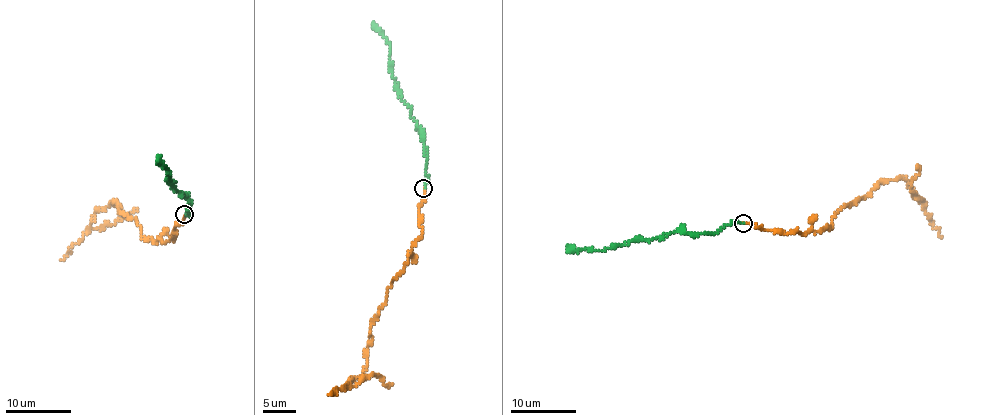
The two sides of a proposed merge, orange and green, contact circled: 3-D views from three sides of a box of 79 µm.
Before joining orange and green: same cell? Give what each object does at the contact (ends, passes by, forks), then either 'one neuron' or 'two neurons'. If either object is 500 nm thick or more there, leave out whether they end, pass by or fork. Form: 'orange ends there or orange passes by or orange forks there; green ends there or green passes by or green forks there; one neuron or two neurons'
orange ends there; green ends there; one neuron

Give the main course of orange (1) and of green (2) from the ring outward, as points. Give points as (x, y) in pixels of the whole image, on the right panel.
1: (742, 222), (819, 232), (832, 226), (834, 214), (877, 184), (900, 178), (922, 203), (912, 188), (918, 164)
2: (742, 222), (723, 225), (711, 234), (673, 232), (661, 237), (636, 239), (602, 250), (573, 251), (567, 249)

